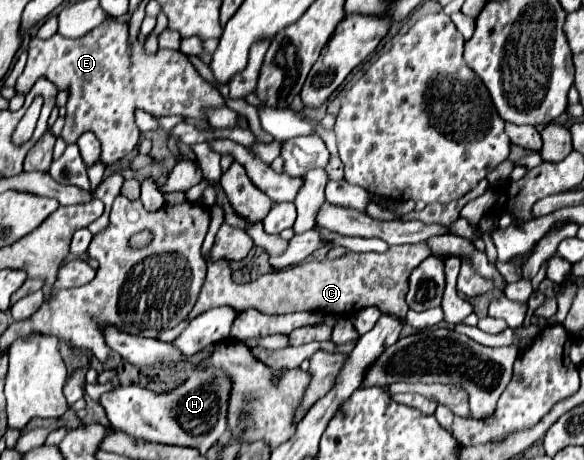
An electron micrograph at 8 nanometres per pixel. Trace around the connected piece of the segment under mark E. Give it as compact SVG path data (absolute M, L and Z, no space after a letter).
M108 18L98 28L88 32L78 40L64 38L54 34L48 40L32 38L28 46L28 62L22 76L16 80L16 94L28 94L30 88L38 78L50 80L58 90L68 90L68 104L66 104L66 124L62 128L62 140L66 144L76 144L80 134L94 132L96 138L102 142L102 162L114 164L130 154L140 140L140 130L134 122L134 110L144 110L154 118L172 116L172 114L194 114L196 118L204 118L204 110L208 106L224 106L224 98L218 90L214 90L196 68L188 62L182 52L176 50L158 50L156 54L146 54L142 42L128 42L128 24L122 24L114 18Z

